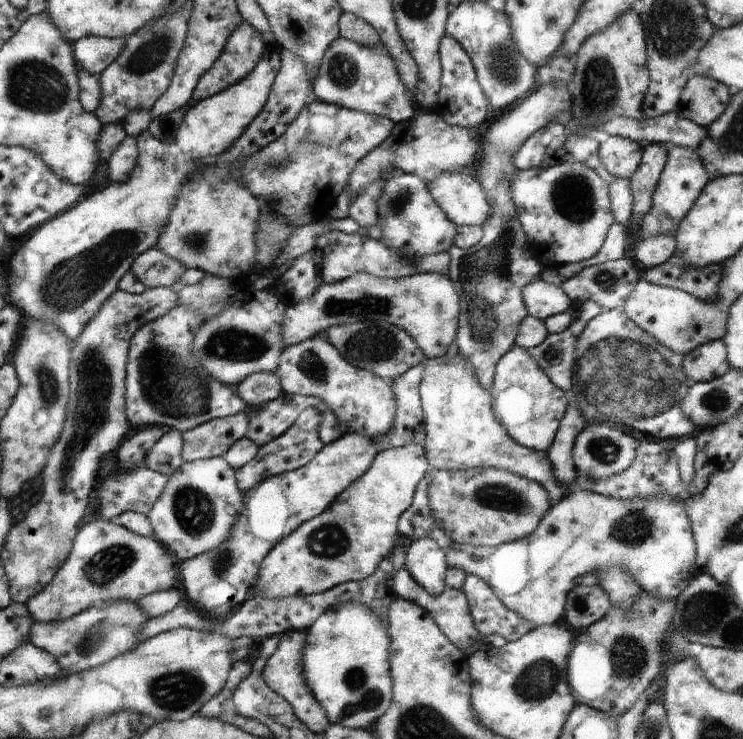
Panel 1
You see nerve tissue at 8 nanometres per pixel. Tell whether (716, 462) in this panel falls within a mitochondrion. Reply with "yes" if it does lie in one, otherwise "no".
no

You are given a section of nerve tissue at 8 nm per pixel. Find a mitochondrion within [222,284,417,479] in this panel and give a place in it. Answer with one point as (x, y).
(373, 344)

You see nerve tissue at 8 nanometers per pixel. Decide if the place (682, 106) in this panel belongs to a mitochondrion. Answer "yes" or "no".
no

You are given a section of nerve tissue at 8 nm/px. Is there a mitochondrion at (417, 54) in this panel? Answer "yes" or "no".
no

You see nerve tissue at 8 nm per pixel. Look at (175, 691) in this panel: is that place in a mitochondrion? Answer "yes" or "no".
yes

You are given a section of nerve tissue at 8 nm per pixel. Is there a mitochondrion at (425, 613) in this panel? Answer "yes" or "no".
no

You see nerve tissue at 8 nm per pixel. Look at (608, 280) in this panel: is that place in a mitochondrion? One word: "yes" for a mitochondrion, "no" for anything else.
yes

